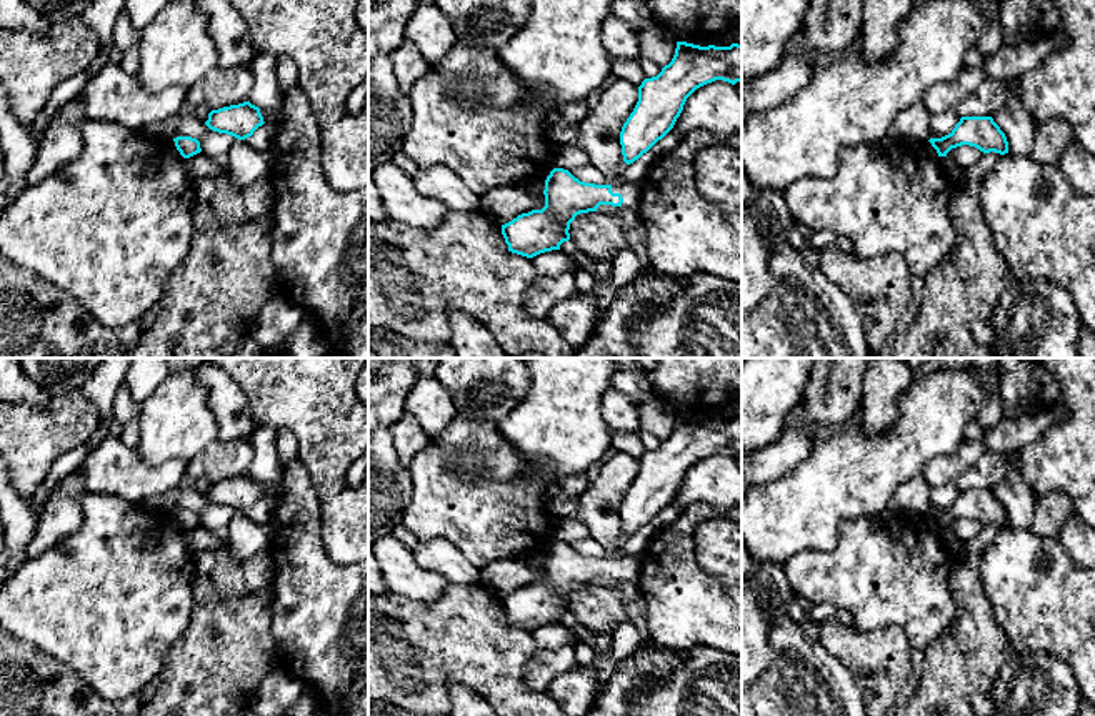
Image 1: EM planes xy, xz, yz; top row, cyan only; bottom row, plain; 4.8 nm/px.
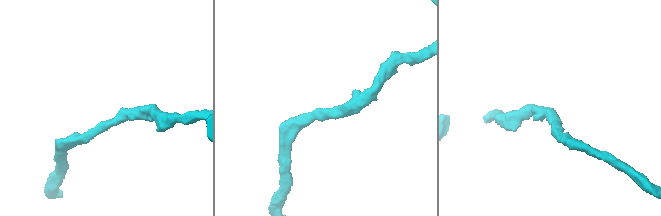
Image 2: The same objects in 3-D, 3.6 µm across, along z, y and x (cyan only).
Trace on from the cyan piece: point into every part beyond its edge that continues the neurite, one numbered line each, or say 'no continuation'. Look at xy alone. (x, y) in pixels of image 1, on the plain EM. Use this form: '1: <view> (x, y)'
no continuation

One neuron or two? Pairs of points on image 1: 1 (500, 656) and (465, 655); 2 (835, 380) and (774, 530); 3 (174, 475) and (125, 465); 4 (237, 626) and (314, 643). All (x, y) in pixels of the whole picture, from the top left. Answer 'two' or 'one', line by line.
1: one
2: two
3: one
4: two

